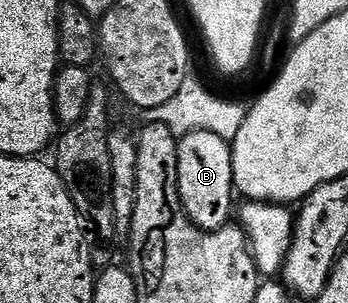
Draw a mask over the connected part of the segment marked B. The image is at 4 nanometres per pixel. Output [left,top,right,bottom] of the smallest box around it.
[178,130,236,232]

